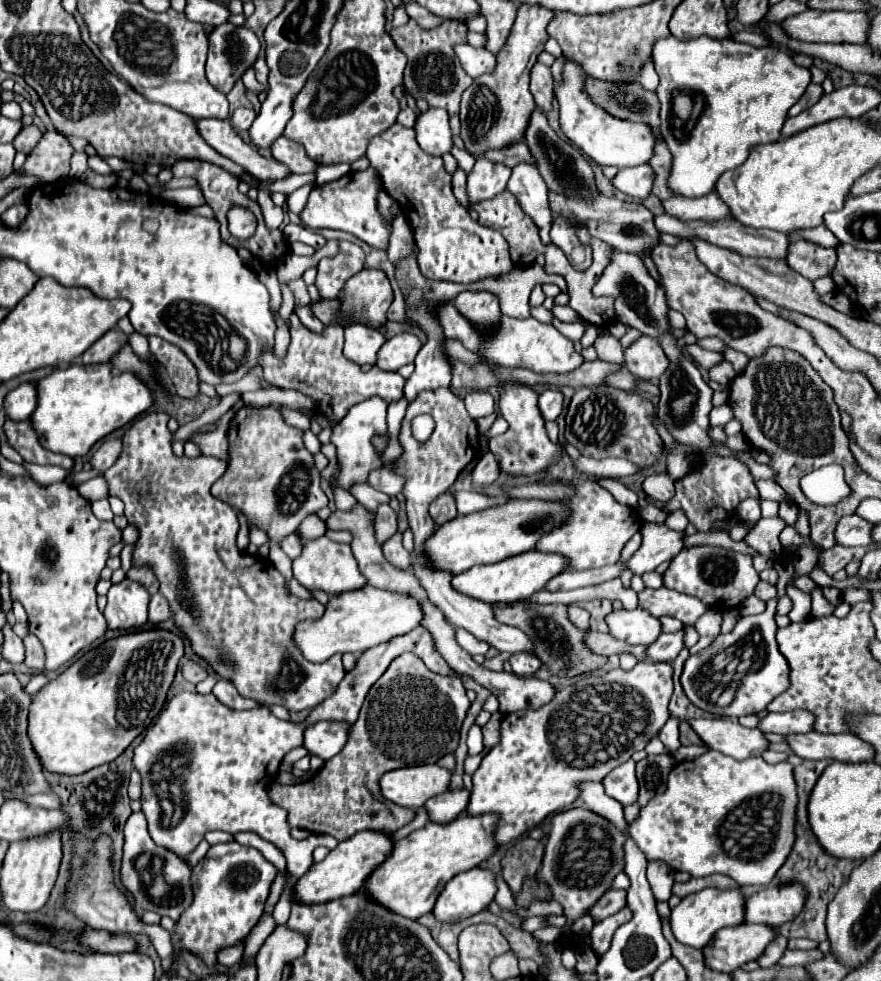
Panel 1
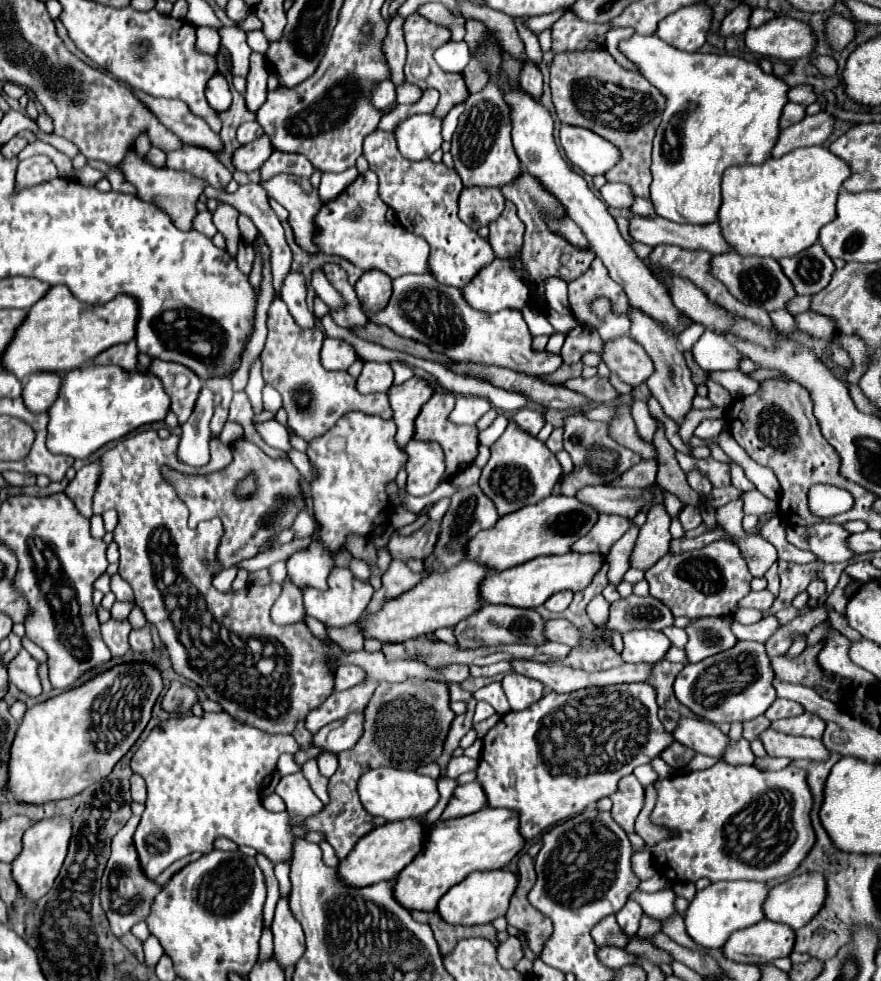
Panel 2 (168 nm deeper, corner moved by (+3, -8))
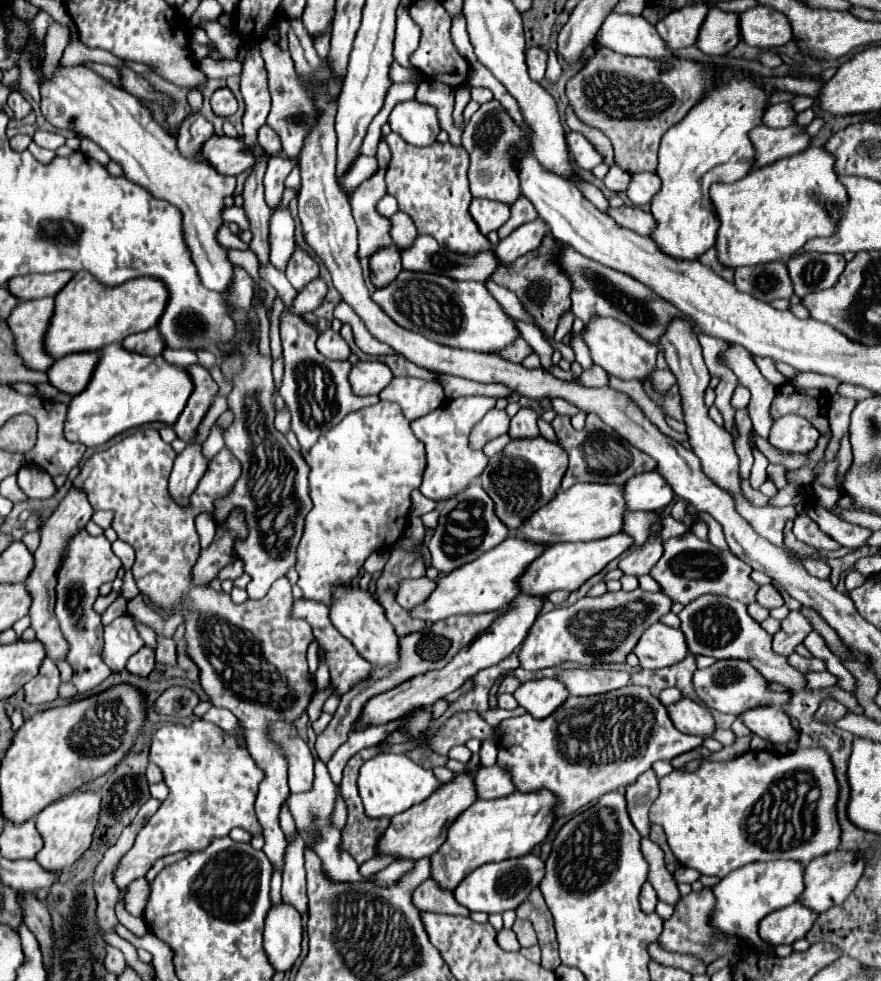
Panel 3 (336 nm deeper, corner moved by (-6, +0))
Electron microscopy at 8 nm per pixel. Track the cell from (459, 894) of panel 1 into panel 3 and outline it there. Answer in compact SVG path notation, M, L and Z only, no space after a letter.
M527 854L521 858L479 866L469 876L465 876L463 882L455 888L455 896L459 904L463 904L473 912L495 914L495 912L515 910L521 902L525 902L525 898L533 892L533 888L541 884L543 876L545 876L545 862L535 854Z

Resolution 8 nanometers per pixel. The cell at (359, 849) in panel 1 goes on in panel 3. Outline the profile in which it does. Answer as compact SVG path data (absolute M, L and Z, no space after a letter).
M463 770L453 778L453 782L441 784L439 790L435 790L435 794L431 794L425 802L411 806L403 814L397 814L391 820L387 832L379 840L379 854L395 854L399 860L403 858L419 860L423 856L435 854L439 846L445 842L447 828L451 826L451 822L455 822L455 818L463 814L475 800L477 800L477 792L475 792L473 774Z

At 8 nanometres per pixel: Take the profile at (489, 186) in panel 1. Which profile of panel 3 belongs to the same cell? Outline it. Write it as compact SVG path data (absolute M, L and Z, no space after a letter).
M475 198L471 202L471 218L475 220L479 232L487 236L493 230L499 230L499 226L509 218L509 206L485 198Z

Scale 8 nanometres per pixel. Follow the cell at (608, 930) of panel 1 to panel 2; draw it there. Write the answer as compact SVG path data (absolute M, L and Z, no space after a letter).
M628 900L628 902L624 904L624 908L616 914L618 926L622 928L622 932L624 932L626 936L632 938L632 936L638 932L640 914L642 914L642 908L640 908L636 902L632 902L632 900Z

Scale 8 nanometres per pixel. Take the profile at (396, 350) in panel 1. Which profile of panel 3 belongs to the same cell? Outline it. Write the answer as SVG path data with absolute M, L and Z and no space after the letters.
M357 362L349 372L349 384L357 396L379 394L391 380L393 374L383 362Z

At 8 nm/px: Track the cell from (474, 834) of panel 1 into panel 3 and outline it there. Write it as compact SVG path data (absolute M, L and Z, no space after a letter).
M549 790L513 792L497 800L477 800L451 824L445 844L431 856L431 878L441 888L453 890L481 864L529 854L547 838L557 818L555 806L557 798Z

